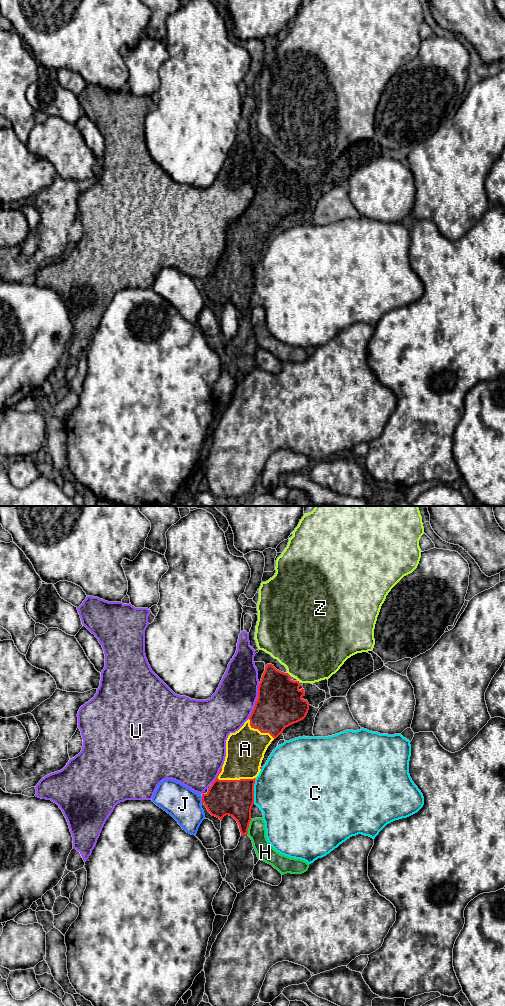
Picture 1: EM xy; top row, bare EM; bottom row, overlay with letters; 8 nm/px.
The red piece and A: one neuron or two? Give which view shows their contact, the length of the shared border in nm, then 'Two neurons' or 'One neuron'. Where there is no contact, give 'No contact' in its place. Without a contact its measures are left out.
Touches red in xy. Shared border 320 nm. One neuron

